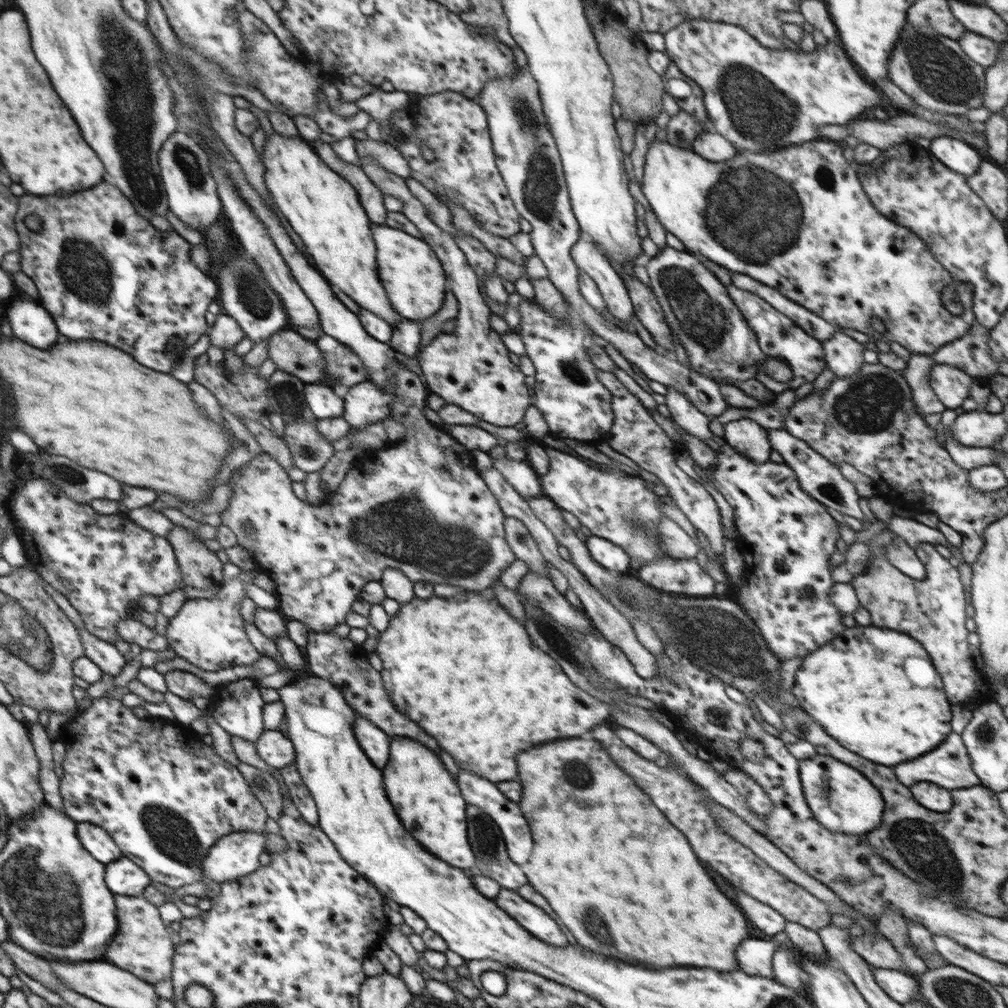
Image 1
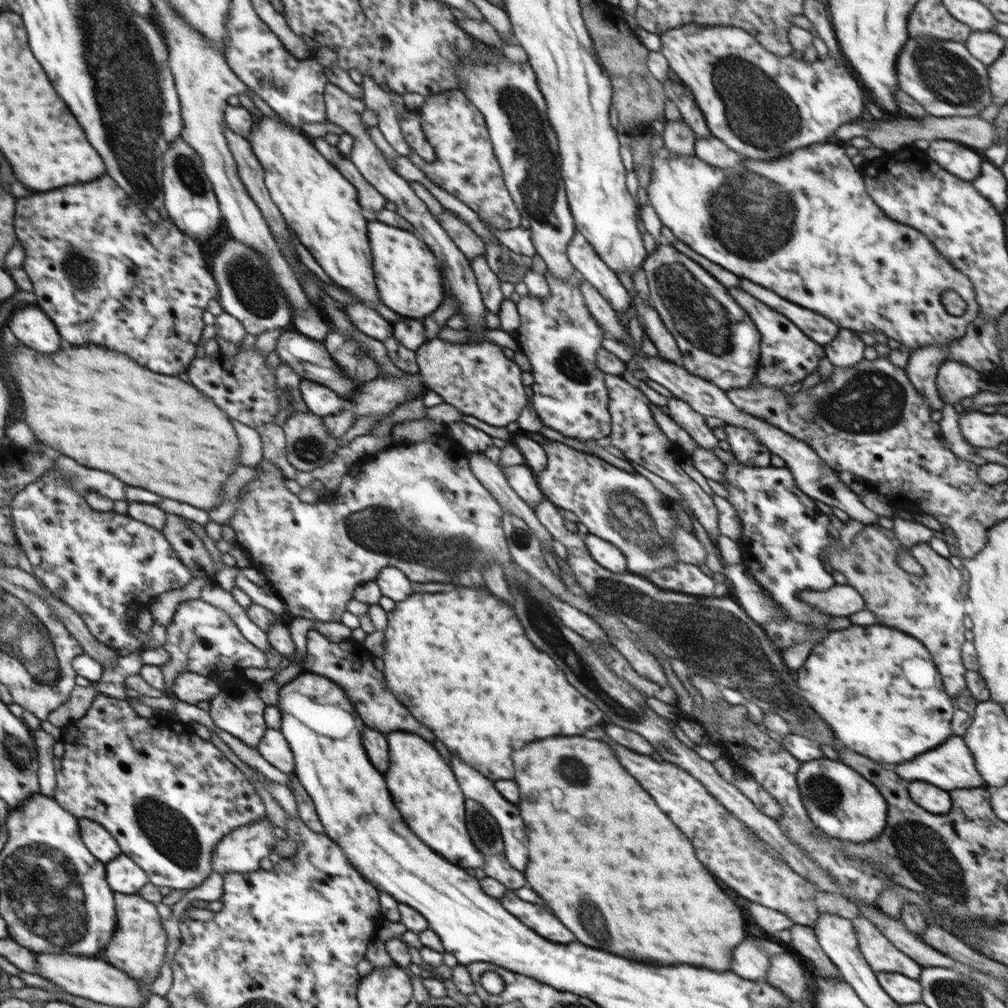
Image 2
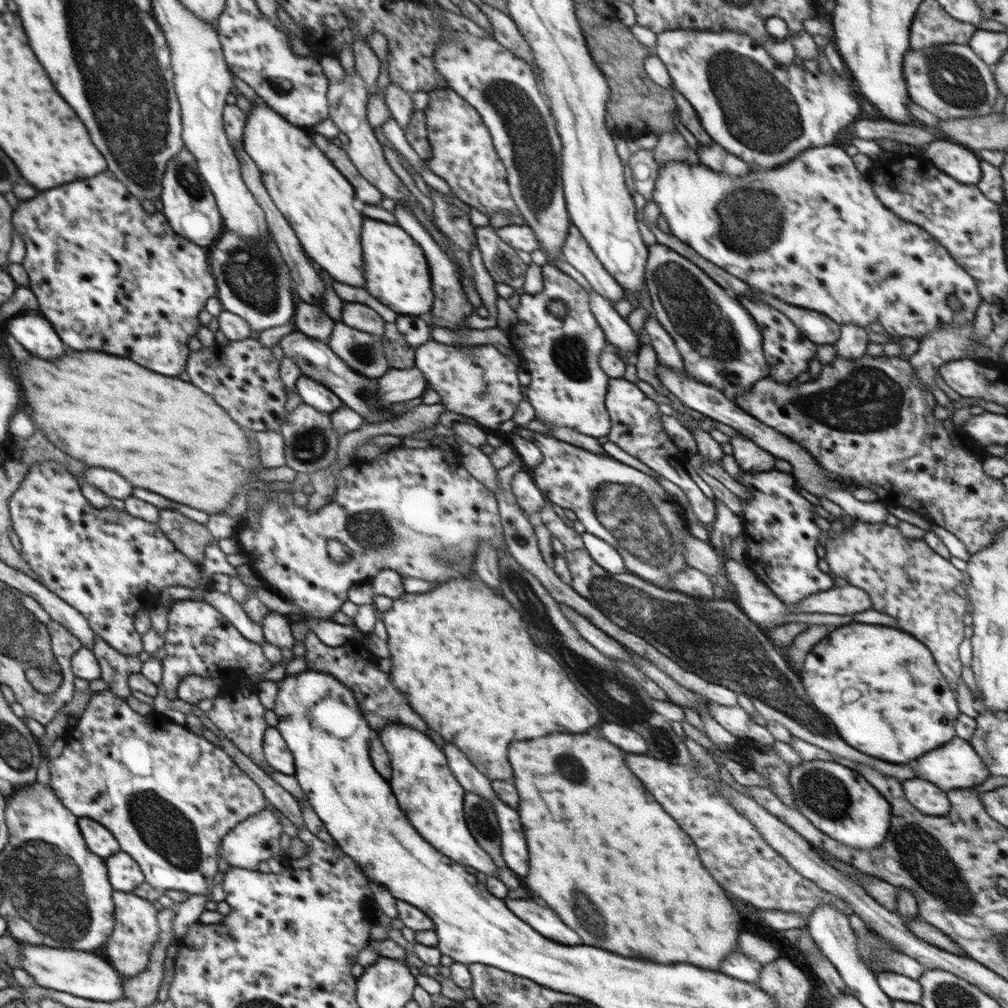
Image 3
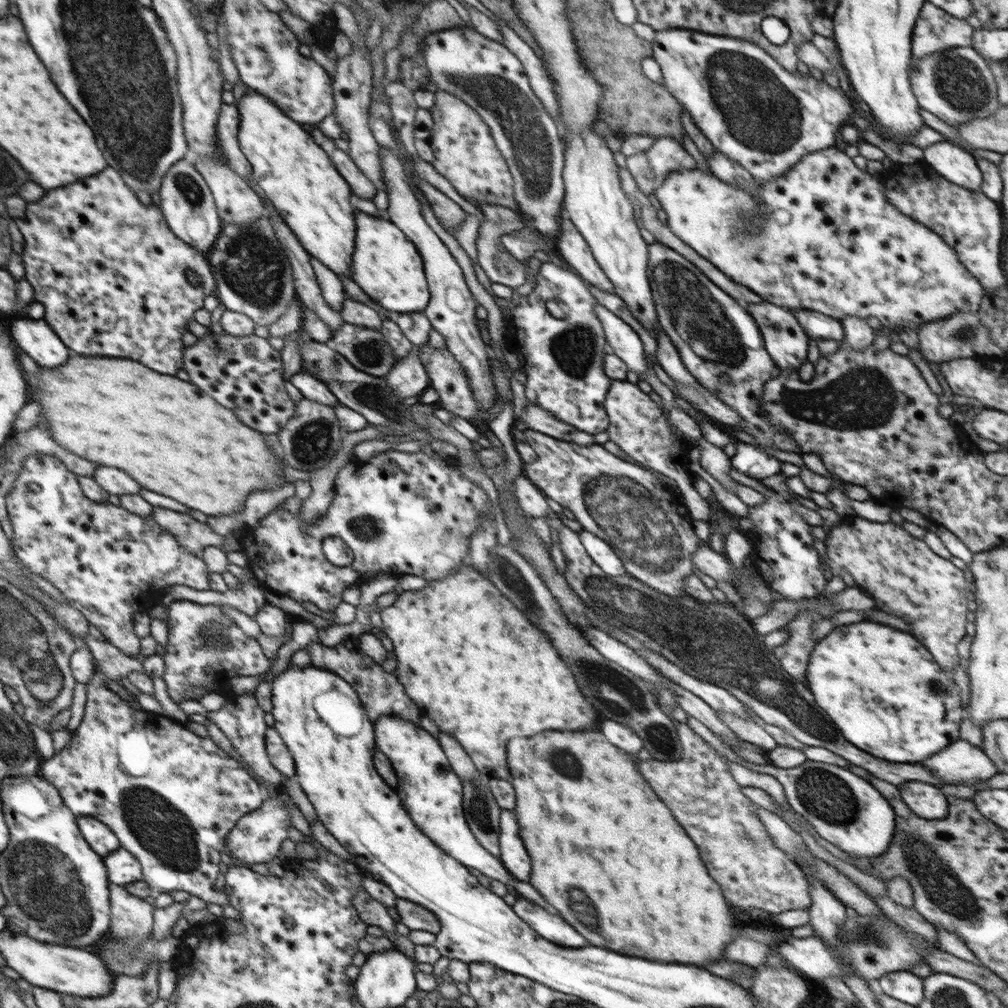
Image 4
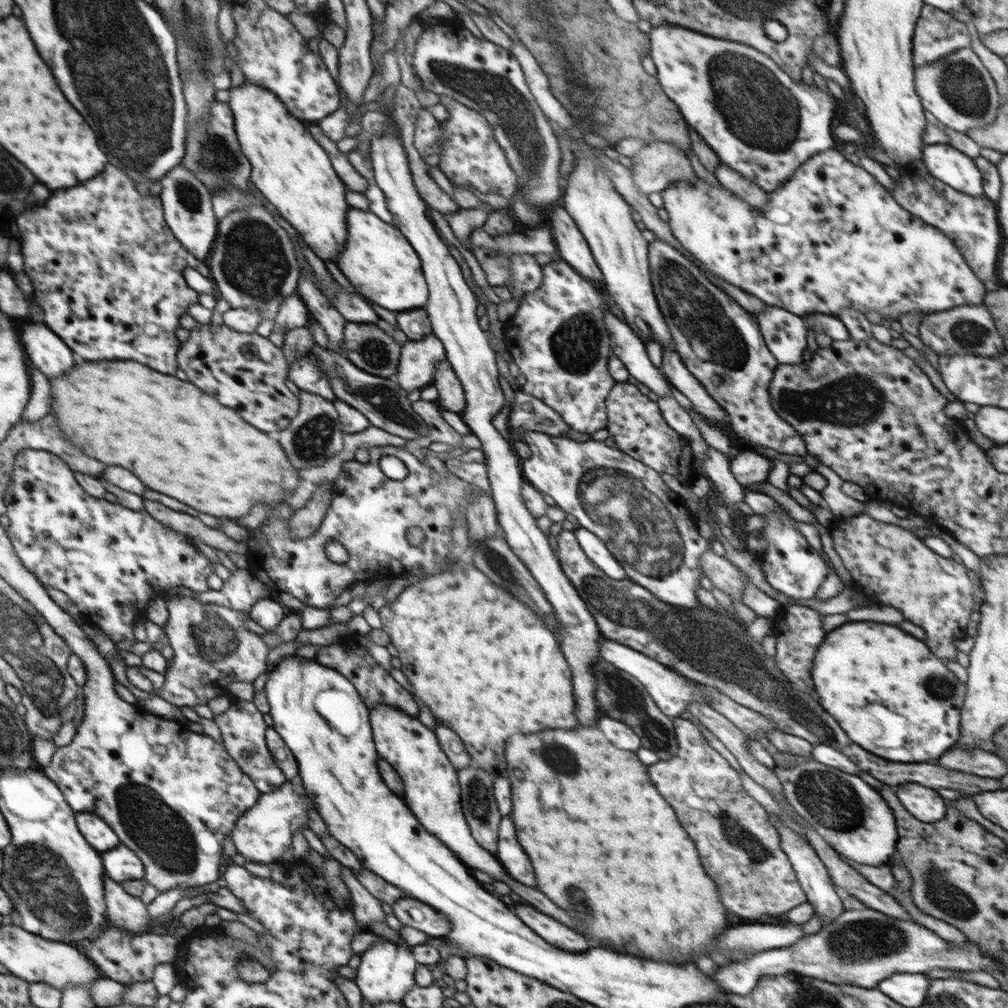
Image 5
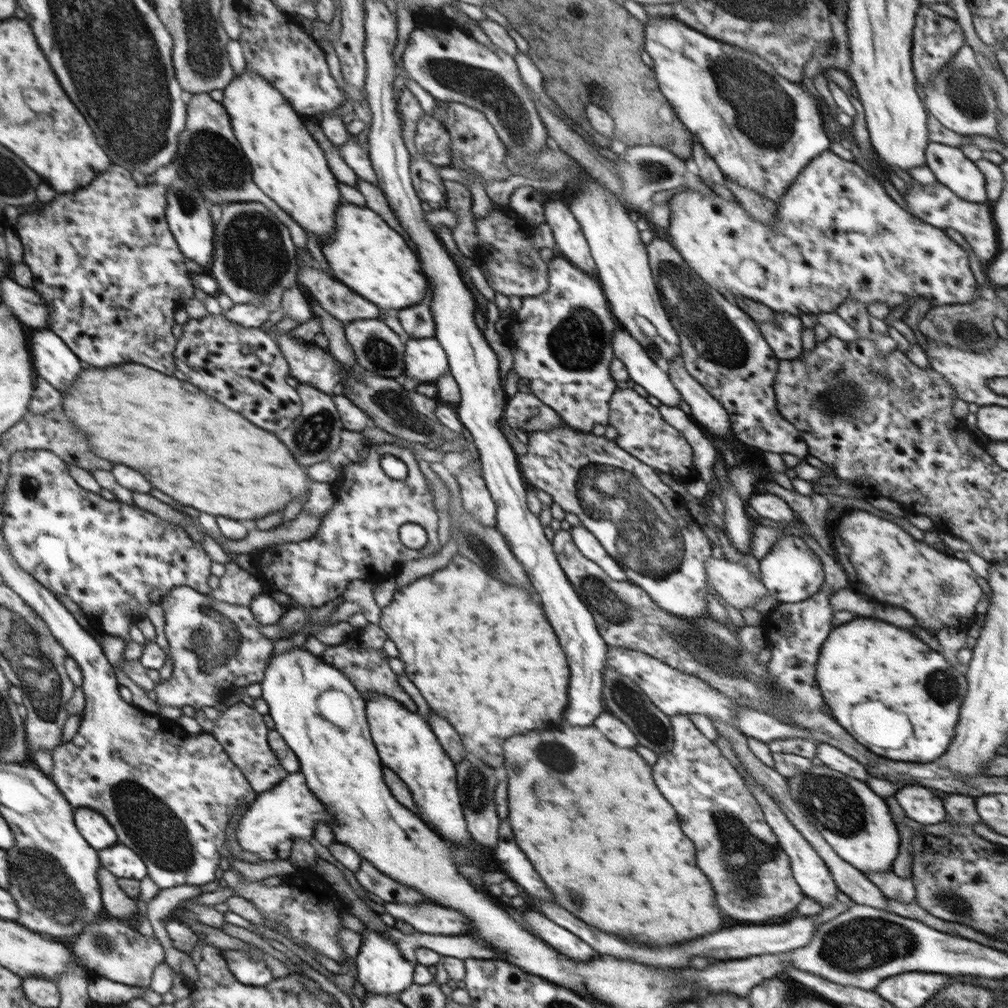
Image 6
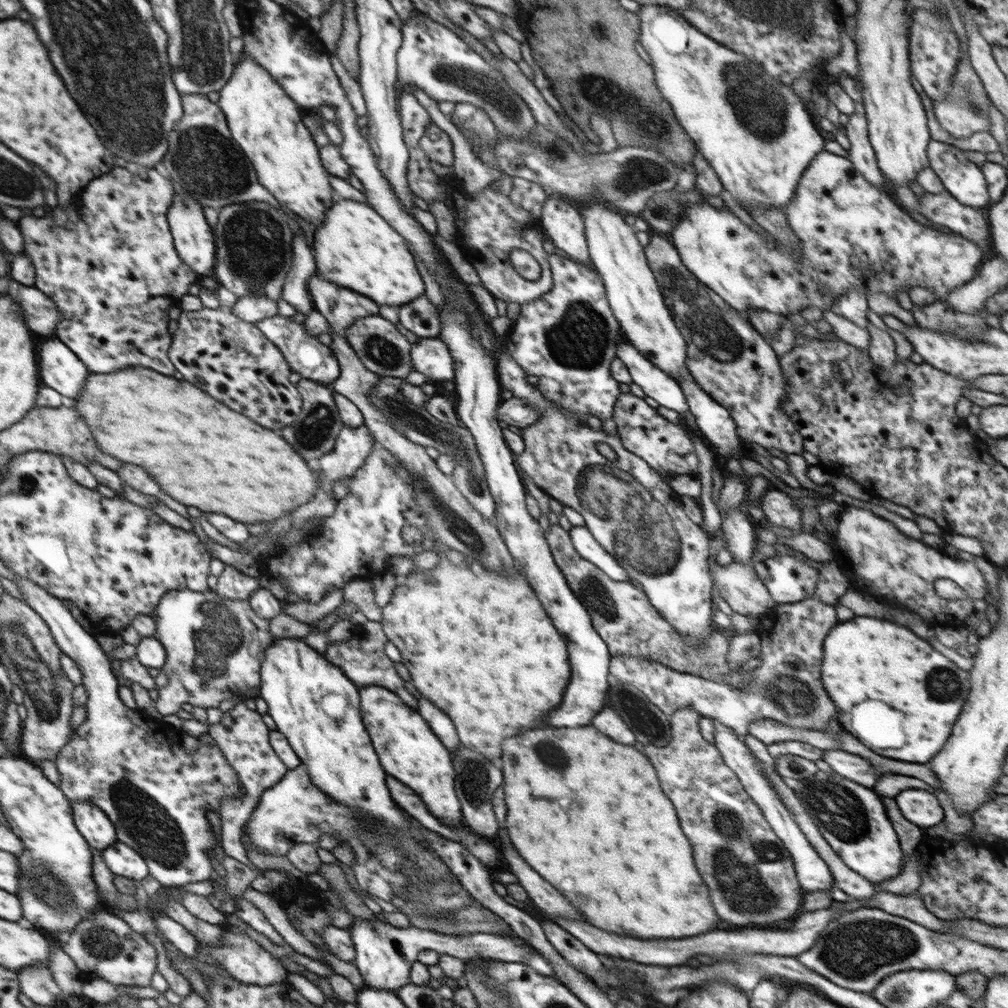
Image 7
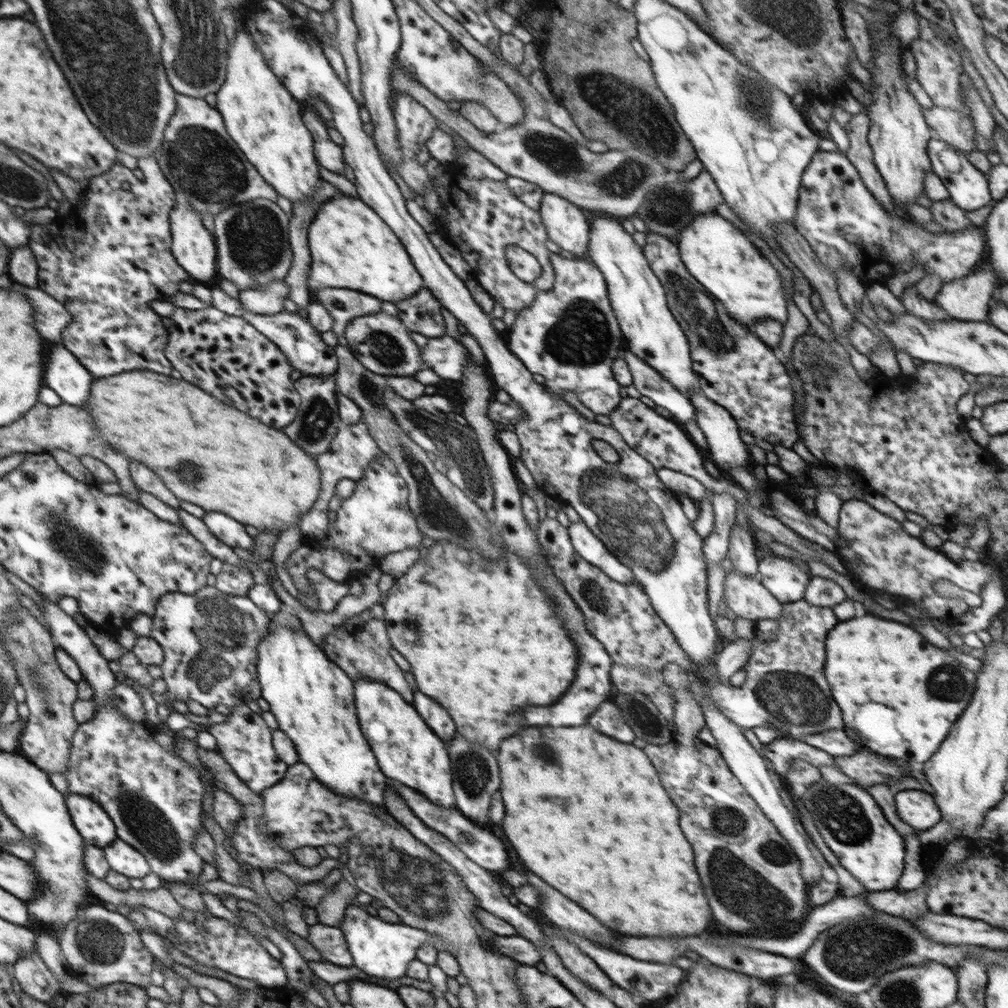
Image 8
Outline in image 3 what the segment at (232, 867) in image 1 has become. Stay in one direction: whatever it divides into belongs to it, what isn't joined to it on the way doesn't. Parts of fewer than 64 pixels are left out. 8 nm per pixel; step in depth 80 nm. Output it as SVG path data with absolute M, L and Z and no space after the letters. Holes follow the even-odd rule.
M265 807L258 814L253 814L240 821L224 838L219 848L219 858L224 858L230 867L258 871L260 862L278 855L282 825L271 808Z

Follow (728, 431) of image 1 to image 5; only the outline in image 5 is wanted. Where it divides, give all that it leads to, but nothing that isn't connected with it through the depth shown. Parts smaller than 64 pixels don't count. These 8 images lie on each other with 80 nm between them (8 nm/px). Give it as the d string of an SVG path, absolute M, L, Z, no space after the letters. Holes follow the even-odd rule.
M751 450L740 451L734 460L731 459L731 472L745 490L754 483L766 482L772 468L770 459Z

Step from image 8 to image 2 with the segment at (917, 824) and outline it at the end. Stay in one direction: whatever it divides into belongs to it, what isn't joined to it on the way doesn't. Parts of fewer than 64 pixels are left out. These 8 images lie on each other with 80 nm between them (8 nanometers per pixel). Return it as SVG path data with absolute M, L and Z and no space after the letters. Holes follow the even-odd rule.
M910 782L908 792L910 798L929 813L946 814L951 809L953 794L928 782Z

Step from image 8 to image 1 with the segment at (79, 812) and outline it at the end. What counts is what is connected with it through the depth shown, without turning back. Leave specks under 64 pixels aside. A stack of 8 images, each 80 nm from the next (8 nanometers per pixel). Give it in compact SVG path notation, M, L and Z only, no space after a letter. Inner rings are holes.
M79 822L77 826L78 837L82 845L100 862L105 865L118 861L122 856L119 845L115 842L114 836L101 826L91 822Z

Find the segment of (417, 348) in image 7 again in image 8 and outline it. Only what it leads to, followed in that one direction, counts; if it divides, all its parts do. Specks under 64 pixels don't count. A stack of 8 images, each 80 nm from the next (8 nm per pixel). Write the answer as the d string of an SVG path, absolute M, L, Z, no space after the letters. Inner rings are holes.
M445 334L440 338L429 338L426 346L419 348L423 368L434 370L446 380L460 381L470 353L458 341Z

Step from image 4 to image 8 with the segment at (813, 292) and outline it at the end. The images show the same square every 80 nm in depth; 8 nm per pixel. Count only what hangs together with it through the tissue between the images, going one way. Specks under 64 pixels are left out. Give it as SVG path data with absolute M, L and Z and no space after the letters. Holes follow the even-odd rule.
M822 151L816 152L811 158L811 163L802 174L802 182L799 190L796 216L794 219L795 229L805 238L812 251L819 261L836 278L837 270L849 270L855 274L863 284L869 282L880 282L886 284L886 281L898 273L910 271L916 262L924 265L925 274L935 274L944 282L952 282L968 276L969 273L979 268L982 252L984 252L984 243L986 240L984 226L977 226L972 230L958 230L931 233L912 218L906 217L902 212L889 213L884 205L876 200L876 197L866 188L856 167L848 160L845 152ZM717 212L697 214L675 242L688 272L726 306L734 321L748 328L760 319L785 322L787 294L778 270L733 223ZM874 262L886 266L882 274L886 276L870 276L866 273L867 267Z

